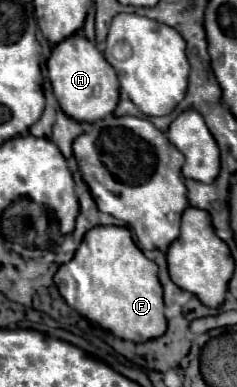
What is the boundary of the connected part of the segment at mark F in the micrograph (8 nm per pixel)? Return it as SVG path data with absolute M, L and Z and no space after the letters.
M99 225L85 233L73 259L59 267L55 285L67 305L89 321L99 323L119 339L143 343L161 337L167 329L163 289L157 273L159 267L133 243L133 235L127 227Z

